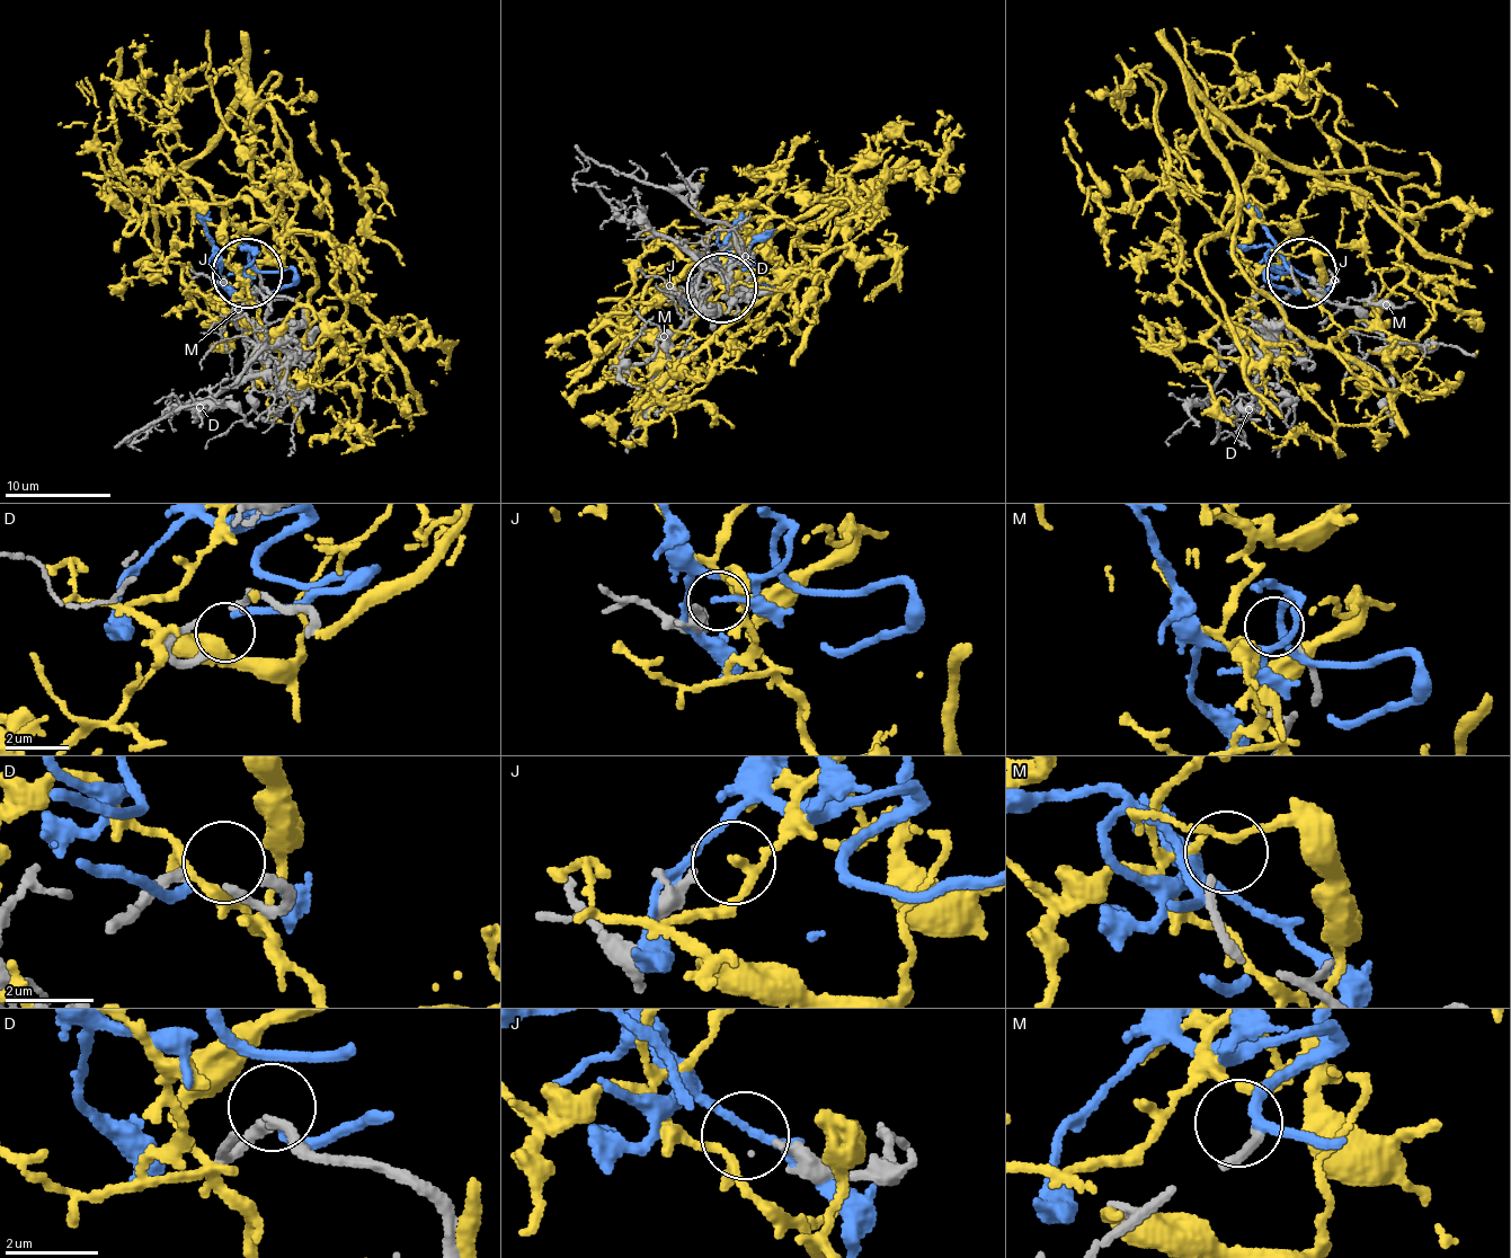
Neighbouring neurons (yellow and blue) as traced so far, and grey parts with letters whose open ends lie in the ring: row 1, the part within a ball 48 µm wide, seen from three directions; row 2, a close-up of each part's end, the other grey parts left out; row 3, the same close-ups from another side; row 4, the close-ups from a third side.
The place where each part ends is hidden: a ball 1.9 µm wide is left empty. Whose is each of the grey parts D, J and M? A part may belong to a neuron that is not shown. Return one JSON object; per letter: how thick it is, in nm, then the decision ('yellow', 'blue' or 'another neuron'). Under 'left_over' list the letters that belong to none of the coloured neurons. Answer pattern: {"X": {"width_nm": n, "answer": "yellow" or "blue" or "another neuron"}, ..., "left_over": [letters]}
{"D": {"width_nm": 150, "answer": "blue"}, "J": {"width_nm": 320, "answer": "yellow"}, "M": {"width_nm": 180, "answer": "another neuron"}, "left_over": ["M"]}

